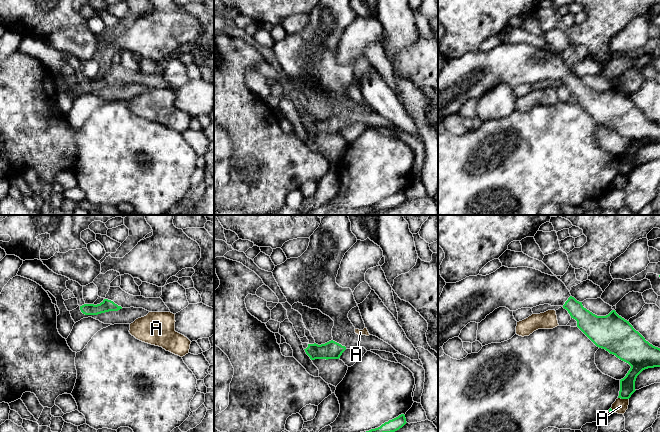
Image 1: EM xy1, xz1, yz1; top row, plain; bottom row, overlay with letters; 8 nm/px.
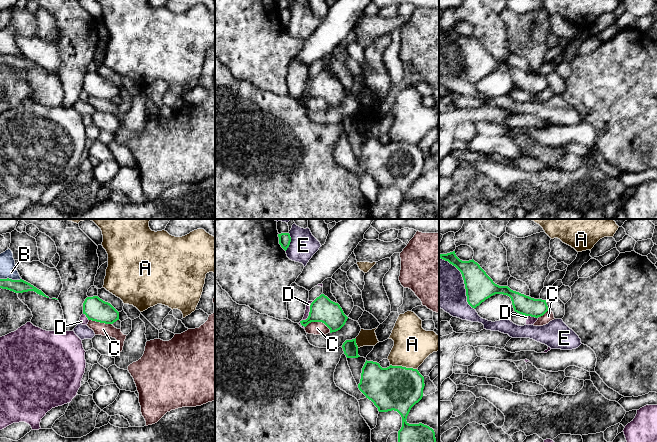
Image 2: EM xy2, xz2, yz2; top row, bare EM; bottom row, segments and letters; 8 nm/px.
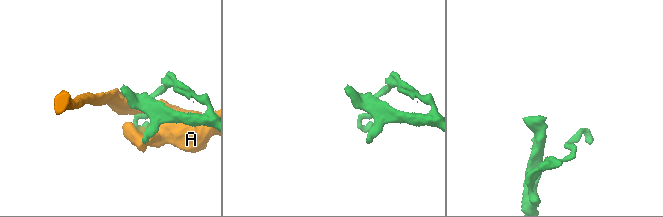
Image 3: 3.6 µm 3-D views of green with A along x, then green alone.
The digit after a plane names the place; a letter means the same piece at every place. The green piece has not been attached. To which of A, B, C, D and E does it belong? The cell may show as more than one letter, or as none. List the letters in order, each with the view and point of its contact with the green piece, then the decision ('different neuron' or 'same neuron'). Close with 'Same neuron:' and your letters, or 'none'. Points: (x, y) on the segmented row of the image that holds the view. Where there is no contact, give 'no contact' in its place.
A: xz2 (403, 367) | different neuron
B: xy2 (11, 279) | different neuron
C: xz2 (319, 321) | different neuron
D: xz2 (309, 315) | different neuron
E: yz2 (463, 279) | different neuron
Same neuron: none

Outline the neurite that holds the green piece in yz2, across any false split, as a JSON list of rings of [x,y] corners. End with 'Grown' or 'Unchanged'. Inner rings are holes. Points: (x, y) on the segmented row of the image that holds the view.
[[[455,251],[439,254],[439,257],[448,261],[461,272],[465,284],[467,302],[474,309],[491,296],[503,294],[511,298],[514,311],[519,314],[538,318],[549,310],[546,300],[534,299],[513,291],[508,286],[495,284],[473,259],[462,261],[456,256]]]. Unchanged

